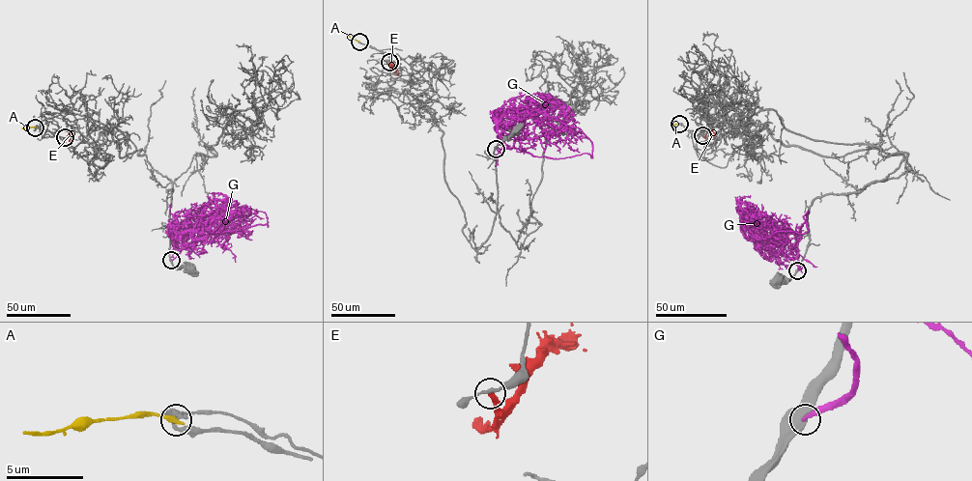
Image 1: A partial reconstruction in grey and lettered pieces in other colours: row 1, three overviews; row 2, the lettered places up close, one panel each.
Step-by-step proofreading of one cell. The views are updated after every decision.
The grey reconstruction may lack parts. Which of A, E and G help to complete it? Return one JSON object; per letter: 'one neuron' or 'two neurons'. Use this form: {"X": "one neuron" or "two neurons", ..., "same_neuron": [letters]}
{"A": "two neurons", "E": "two neurons", "G": "two neurons", "same_neuron": []}

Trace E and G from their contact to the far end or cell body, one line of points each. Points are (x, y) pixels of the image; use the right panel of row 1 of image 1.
E: (702, 135), (712, 131), (714, 139)
G: (797, 270), (802, 265), (796, 259), (770, 250), (758, 241), (752, 221), (739, 204), (741, 197), (749, 196)

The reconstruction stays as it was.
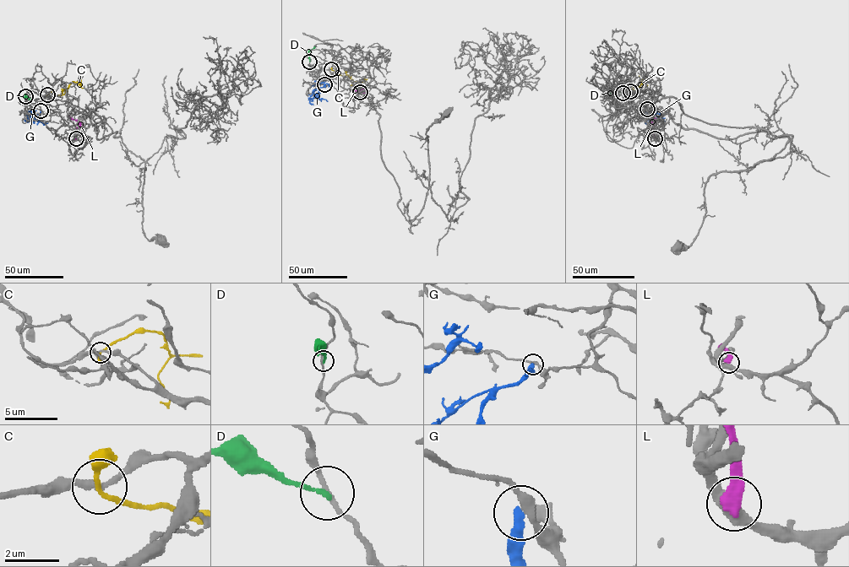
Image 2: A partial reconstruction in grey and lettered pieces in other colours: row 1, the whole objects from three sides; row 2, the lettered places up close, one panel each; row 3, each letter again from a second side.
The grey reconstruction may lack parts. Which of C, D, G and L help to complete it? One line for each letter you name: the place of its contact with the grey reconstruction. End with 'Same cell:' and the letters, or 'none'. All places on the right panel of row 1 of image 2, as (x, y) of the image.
Same cell: none

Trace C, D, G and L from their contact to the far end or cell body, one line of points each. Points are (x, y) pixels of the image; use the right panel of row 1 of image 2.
C: (630, 91), (632, 89), (639, 92), (637, 87), (644, 78), (641, 83)
D: (623, 93), (616, 91), (606, 97)
G: (647, 109), (652, 115), (661, 115), (661, 120), (658, 120), (655, 115)
L: (655, 138), (652, 126), (656, 120), (652, 112)

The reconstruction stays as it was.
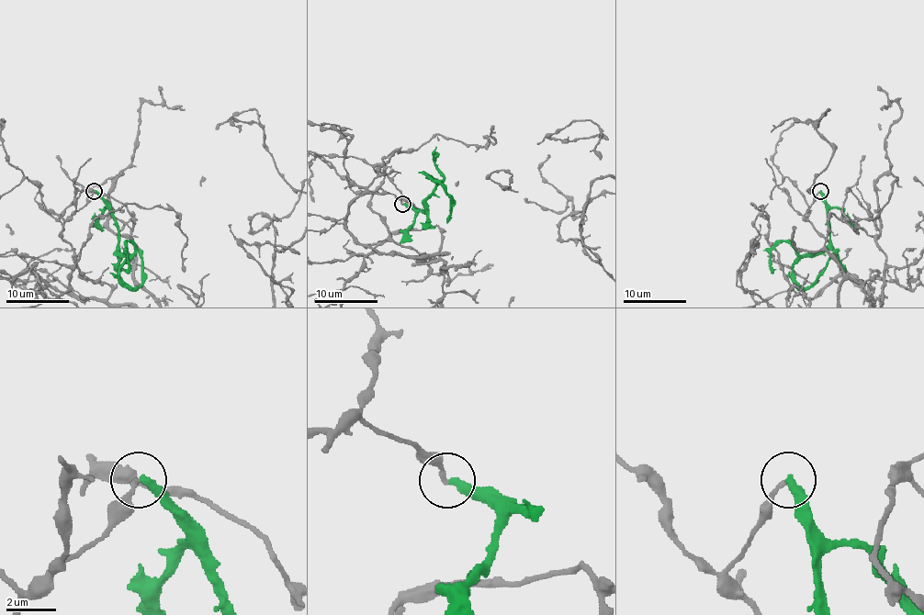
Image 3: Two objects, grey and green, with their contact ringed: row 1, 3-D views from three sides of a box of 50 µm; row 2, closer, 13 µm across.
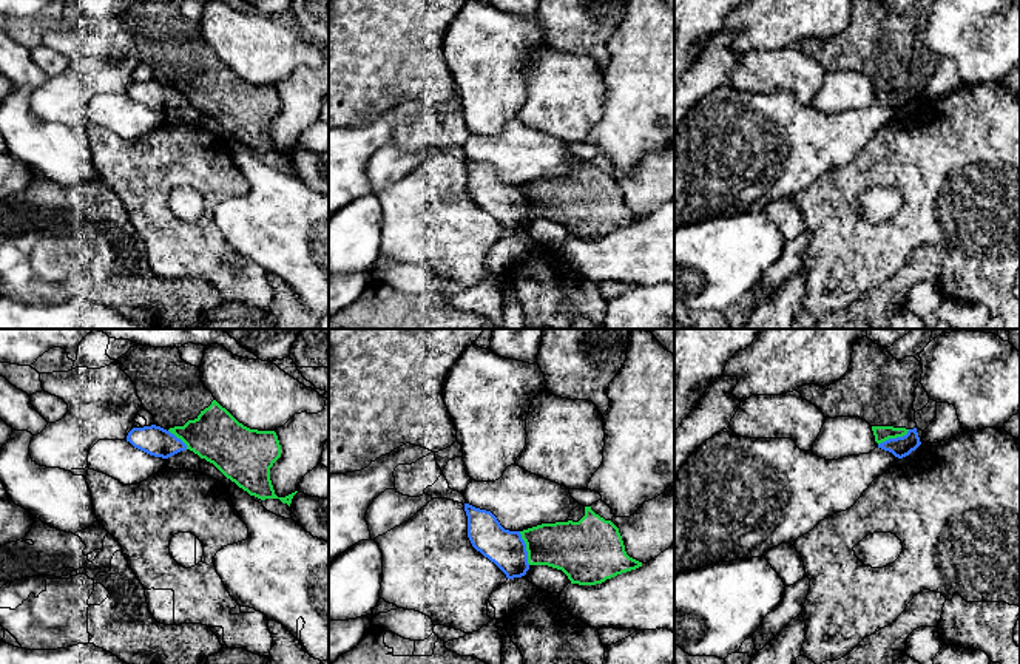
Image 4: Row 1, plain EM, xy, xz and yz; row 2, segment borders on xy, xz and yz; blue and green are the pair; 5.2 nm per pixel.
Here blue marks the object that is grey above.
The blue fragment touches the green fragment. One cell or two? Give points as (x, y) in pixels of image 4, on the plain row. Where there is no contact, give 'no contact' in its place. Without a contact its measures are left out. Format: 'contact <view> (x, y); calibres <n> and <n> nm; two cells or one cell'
contact xz (525, 203); calibres 190 and 280 nm; two cells

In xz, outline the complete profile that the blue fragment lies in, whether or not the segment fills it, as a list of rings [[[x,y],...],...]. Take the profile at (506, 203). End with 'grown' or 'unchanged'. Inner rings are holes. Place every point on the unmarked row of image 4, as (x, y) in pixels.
[[[464,158],[464,165],[472,201],[494,216],[508,233],[525,230],[529,218],[520,185],[505,184],[491,165],[469,158]]] | unchanged

